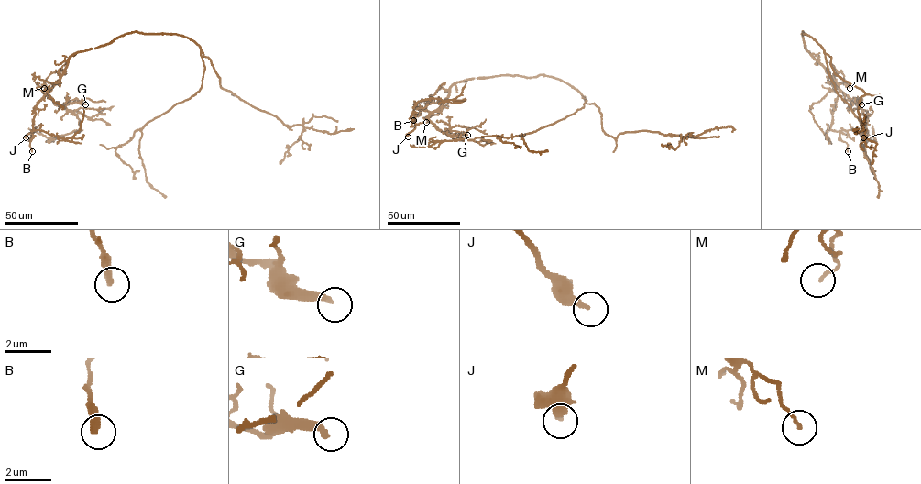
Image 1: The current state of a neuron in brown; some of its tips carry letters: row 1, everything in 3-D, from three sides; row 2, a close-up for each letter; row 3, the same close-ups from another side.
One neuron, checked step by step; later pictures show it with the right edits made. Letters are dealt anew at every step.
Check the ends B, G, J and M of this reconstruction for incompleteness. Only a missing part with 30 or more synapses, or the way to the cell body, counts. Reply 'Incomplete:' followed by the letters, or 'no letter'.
Incomplete: no letter

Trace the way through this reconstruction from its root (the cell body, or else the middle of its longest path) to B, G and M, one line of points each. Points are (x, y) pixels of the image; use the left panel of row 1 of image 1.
B: (160, 34), (126, 33), (95, 49), (72, 54), (62, 75), (36, 106), (29, 141), (32, 151)
G: (160, 34), (126, 33), (95, 49), (72, 54), (62, 75), (47, 95), (60, 106), (75, 99), (85, 104)
M: (160, 34), (126, 33), (75, 52), (64, 72), (60, 76), (51, 72), (44, 88)

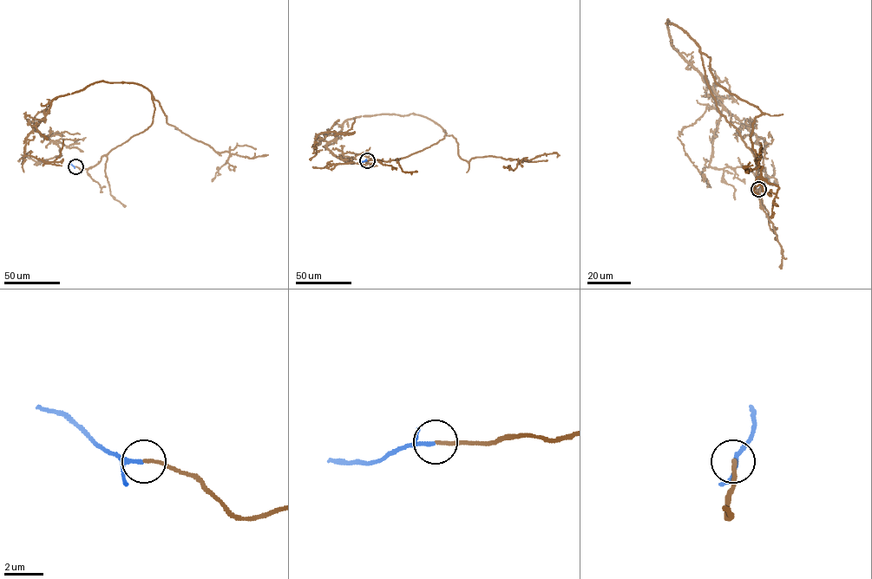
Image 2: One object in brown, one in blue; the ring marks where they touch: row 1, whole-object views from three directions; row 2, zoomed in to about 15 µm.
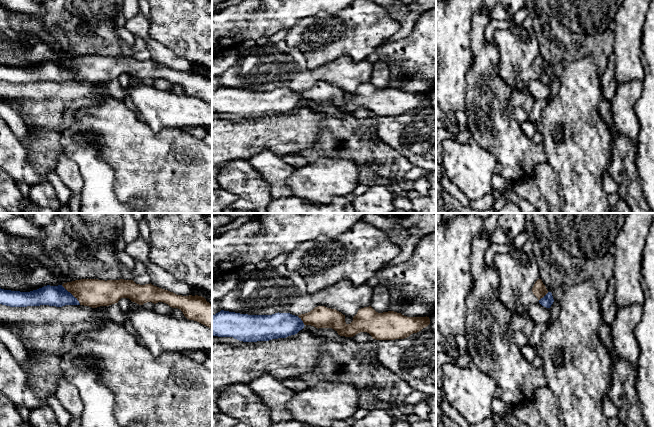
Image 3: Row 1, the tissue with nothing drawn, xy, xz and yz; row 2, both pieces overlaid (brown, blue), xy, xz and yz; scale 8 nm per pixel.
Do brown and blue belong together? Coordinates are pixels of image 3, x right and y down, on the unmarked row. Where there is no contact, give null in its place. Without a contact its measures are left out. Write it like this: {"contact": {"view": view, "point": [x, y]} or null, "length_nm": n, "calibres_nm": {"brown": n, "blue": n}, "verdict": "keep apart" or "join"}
{"contact": {"view": "xy", "point": [71, 69]}, "length_nm": 220, "calibres_nm": {"brown": 220, "blue": 170}, "verdict": "join"}

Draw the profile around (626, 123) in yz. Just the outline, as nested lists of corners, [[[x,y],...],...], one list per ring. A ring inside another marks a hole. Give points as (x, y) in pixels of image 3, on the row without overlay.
[[[634,80],[617,83],[614,97],[609,101],[614,129],[637,143],[640,122],[635,112],[635,105],[642,94],[643,81]]]

